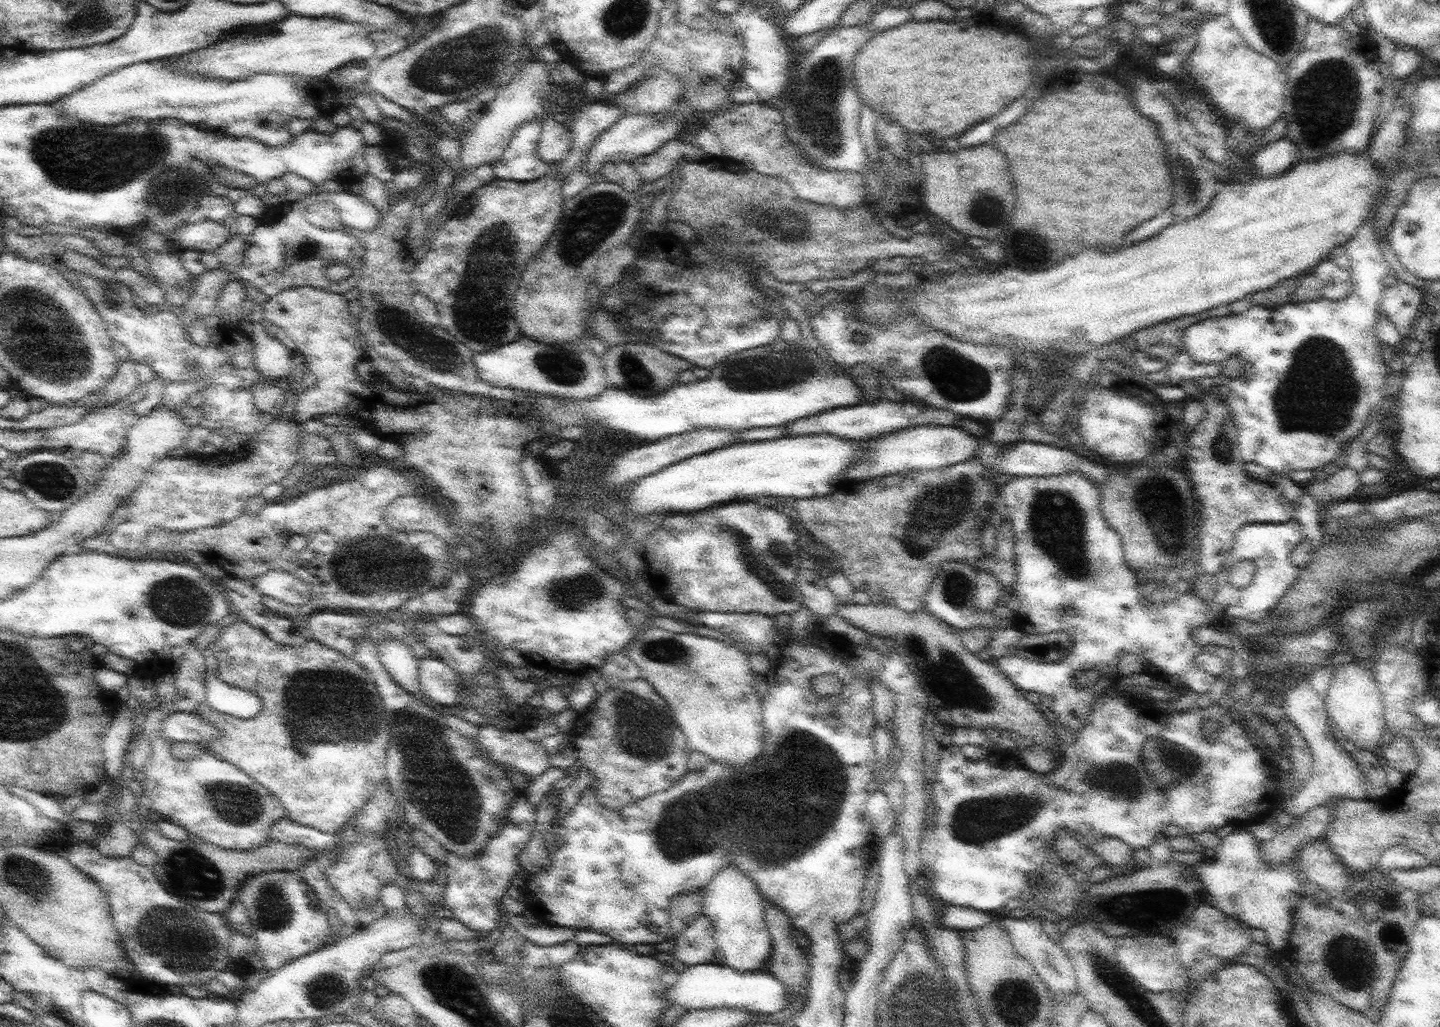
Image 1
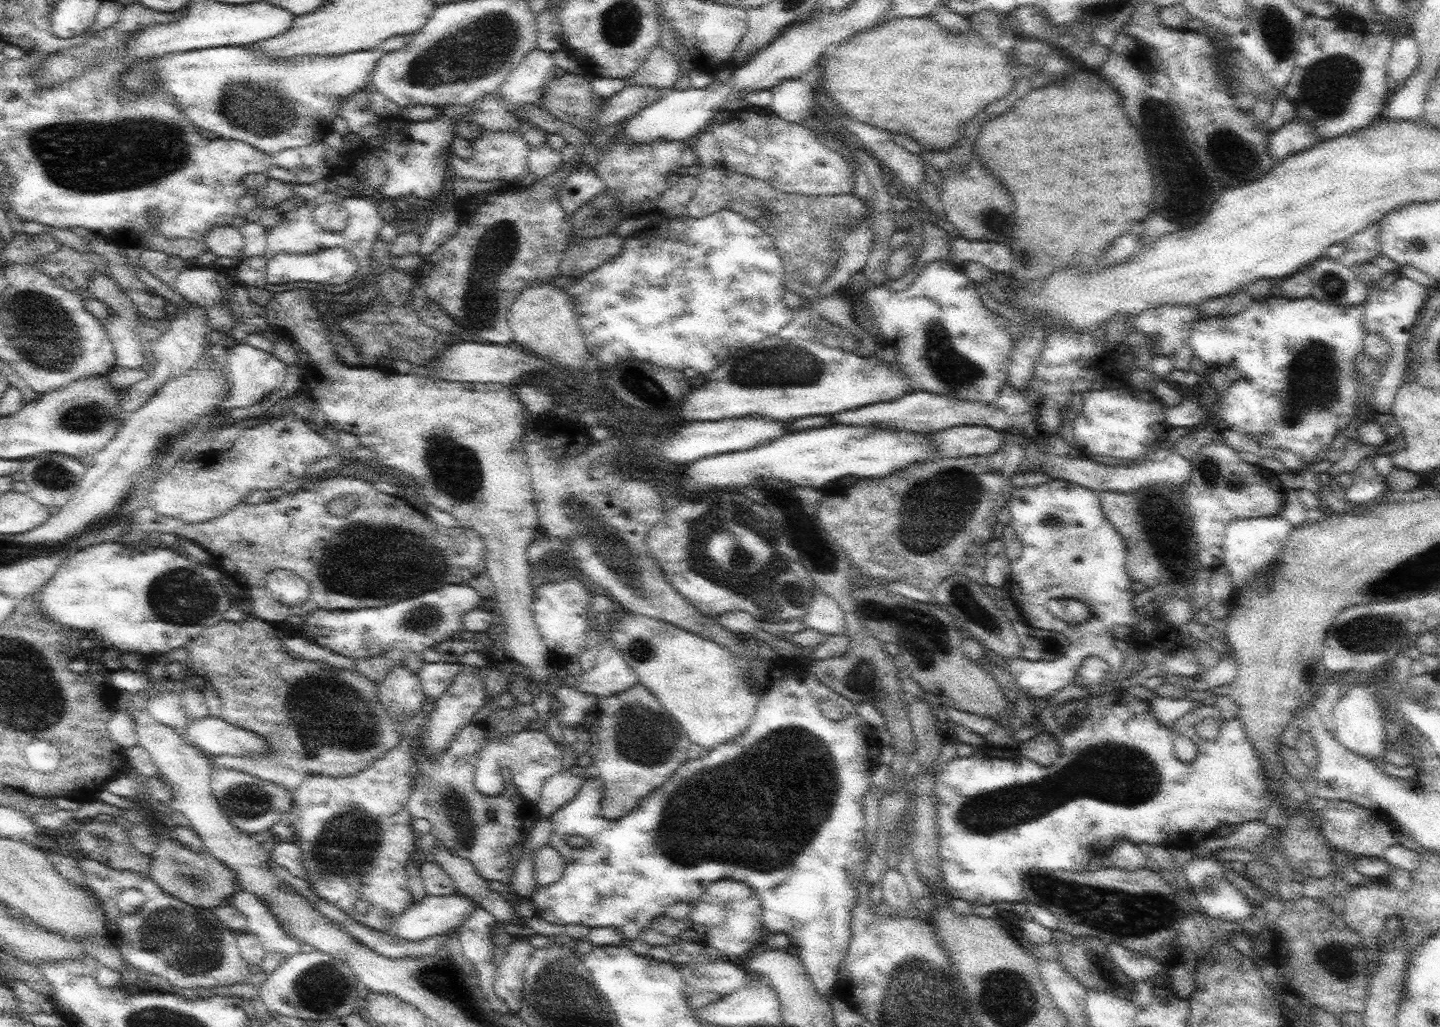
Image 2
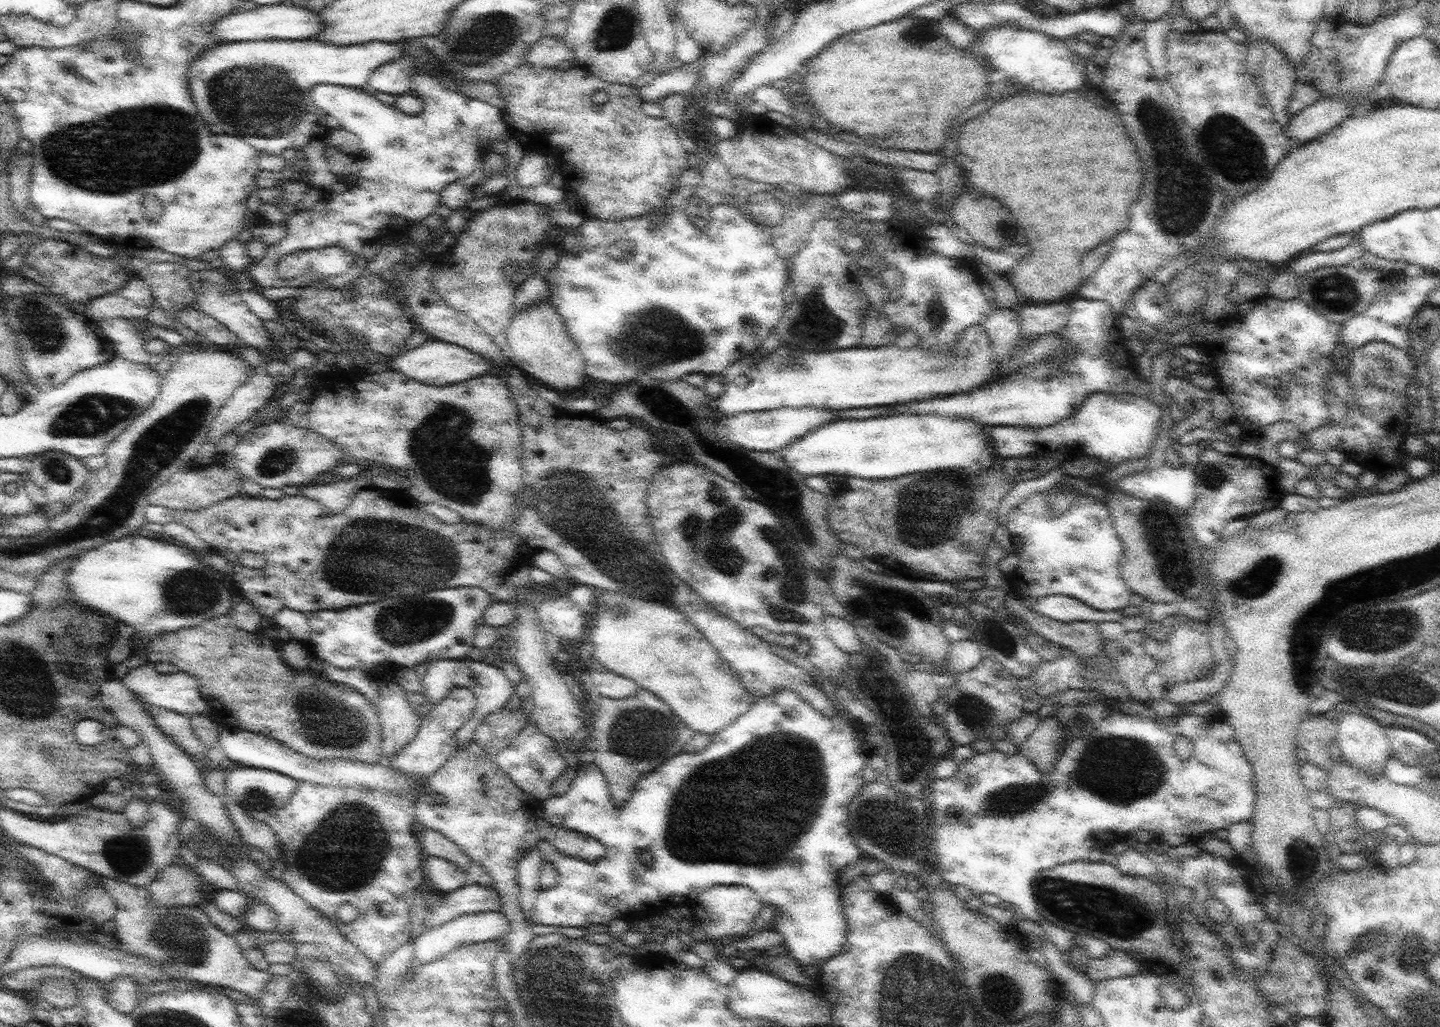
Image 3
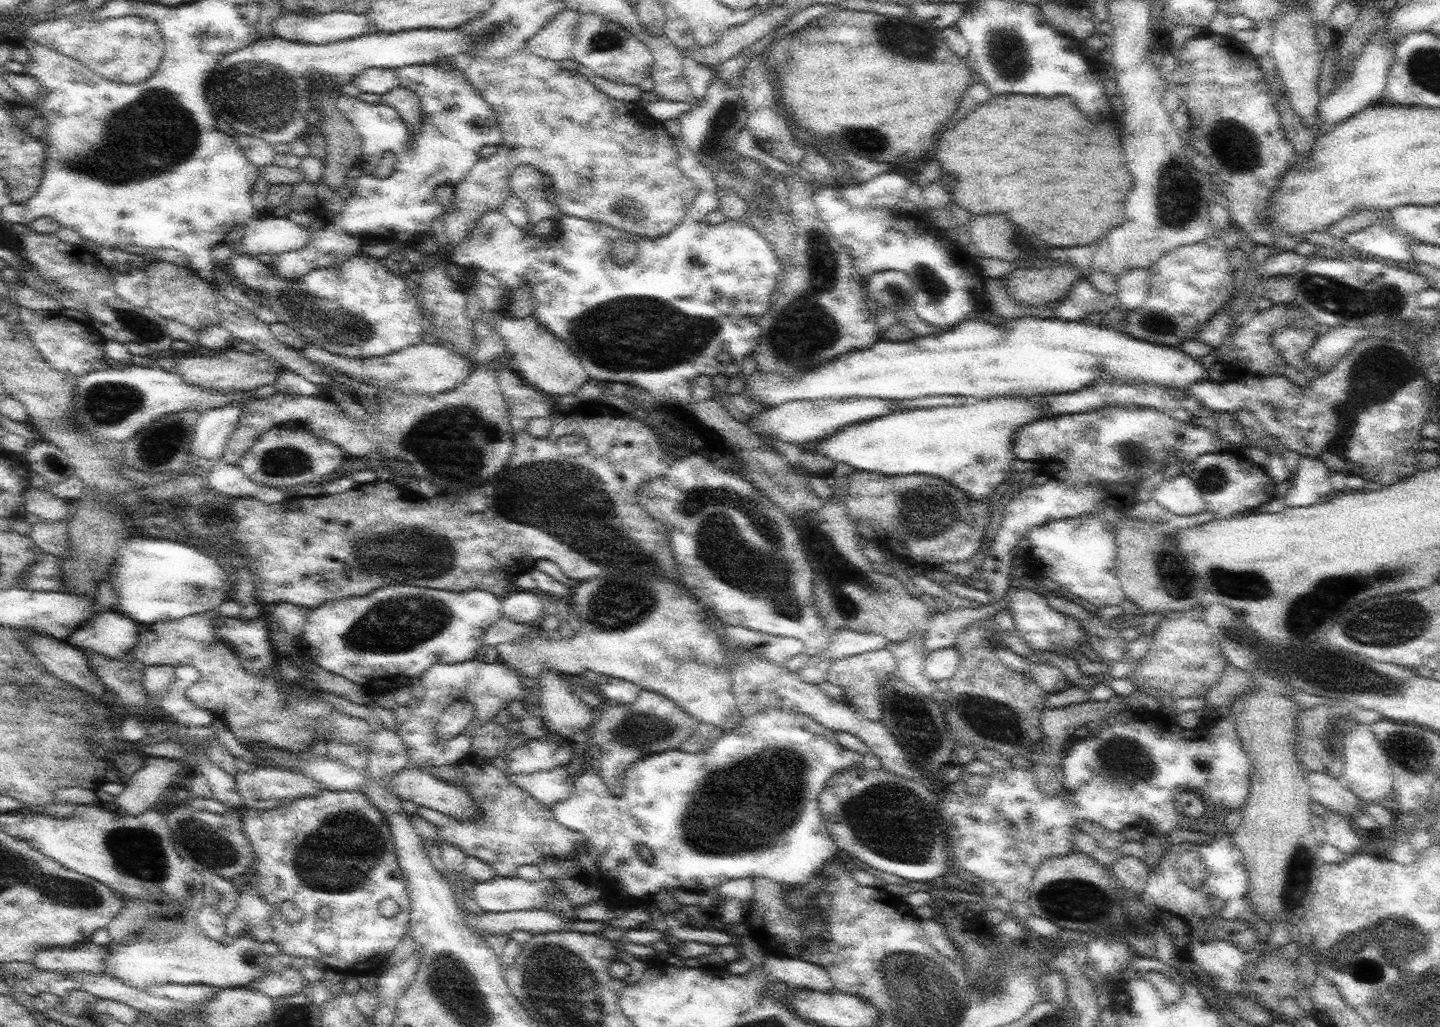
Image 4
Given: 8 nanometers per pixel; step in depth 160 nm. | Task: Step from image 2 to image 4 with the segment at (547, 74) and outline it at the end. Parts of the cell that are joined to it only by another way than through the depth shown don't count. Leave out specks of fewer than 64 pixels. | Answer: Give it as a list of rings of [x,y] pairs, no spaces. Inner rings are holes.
[[[566,9],[528,41],[528,50],[542,58],[560,62],[573,59],[573,44],[579,25],[579,12]]]

